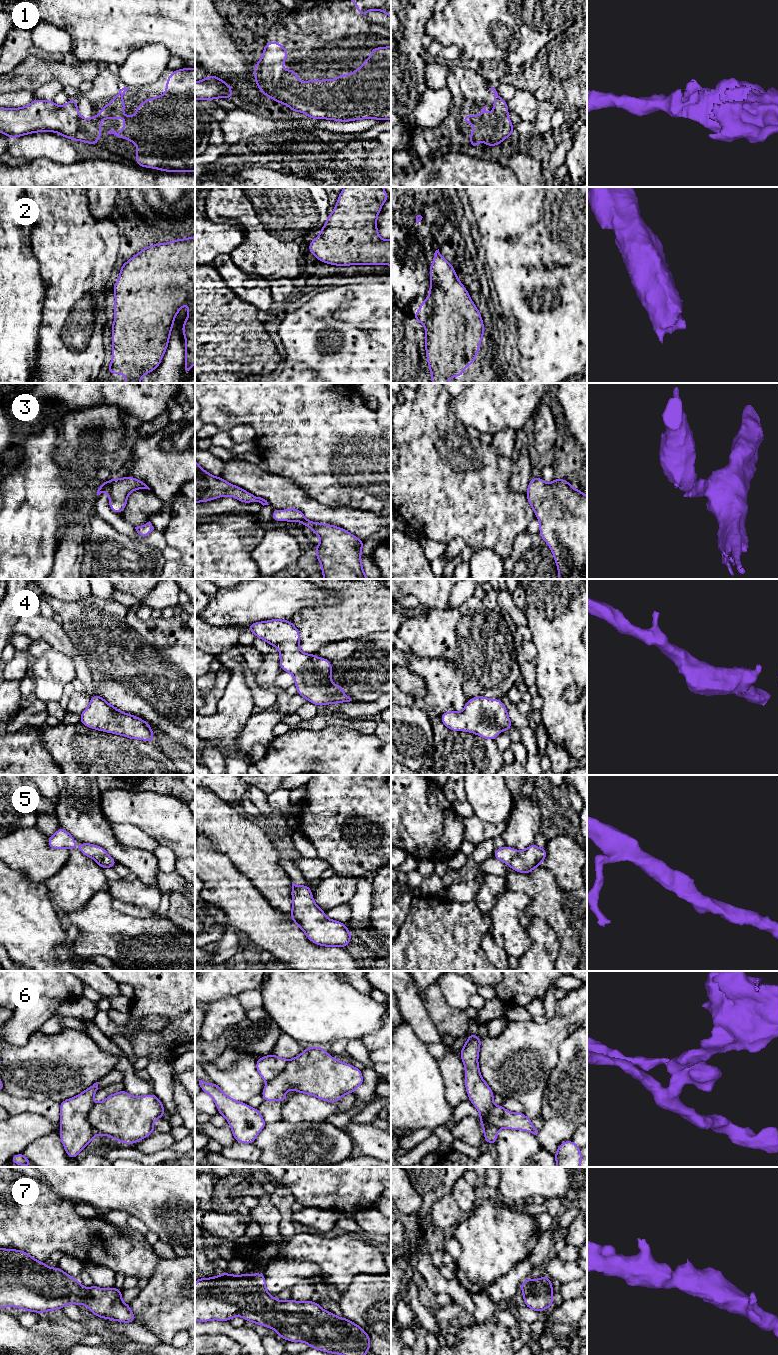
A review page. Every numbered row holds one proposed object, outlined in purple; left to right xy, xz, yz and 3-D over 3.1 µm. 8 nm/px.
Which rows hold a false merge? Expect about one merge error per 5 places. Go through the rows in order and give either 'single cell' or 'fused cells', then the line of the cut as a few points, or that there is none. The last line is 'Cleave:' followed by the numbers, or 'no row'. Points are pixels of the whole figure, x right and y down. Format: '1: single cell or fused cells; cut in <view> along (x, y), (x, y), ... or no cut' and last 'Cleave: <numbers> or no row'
1: single cell; no cut
2: single cell; no cut
3: single cell; no cut
4: single cell; no cut
5: single cell; no cut
6: fused cells; cut in xy along (94, 1103), (88, 1113), (88, 1122), (96, 1134)
7: single cell; no cut
Cleave: 6

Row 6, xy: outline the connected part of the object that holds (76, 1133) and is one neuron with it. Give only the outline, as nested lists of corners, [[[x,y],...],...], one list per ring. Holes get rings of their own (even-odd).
[[[98,1083],[60,1103],[60,1139],[71,1159],[76,1159],[78,1153],[96,1136],[89,1123],[88,1113],[95,1104],[93,1097],[98,1090]]]

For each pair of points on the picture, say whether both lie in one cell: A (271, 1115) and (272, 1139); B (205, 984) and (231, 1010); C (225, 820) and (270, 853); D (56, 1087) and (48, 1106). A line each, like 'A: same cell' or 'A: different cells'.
A: different cells
B: different cells
C: same cell
D: different cells

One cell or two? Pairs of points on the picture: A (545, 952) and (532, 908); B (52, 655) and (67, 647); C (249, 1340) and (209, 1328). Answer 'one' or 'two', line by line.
A: two
B: two
C: one

